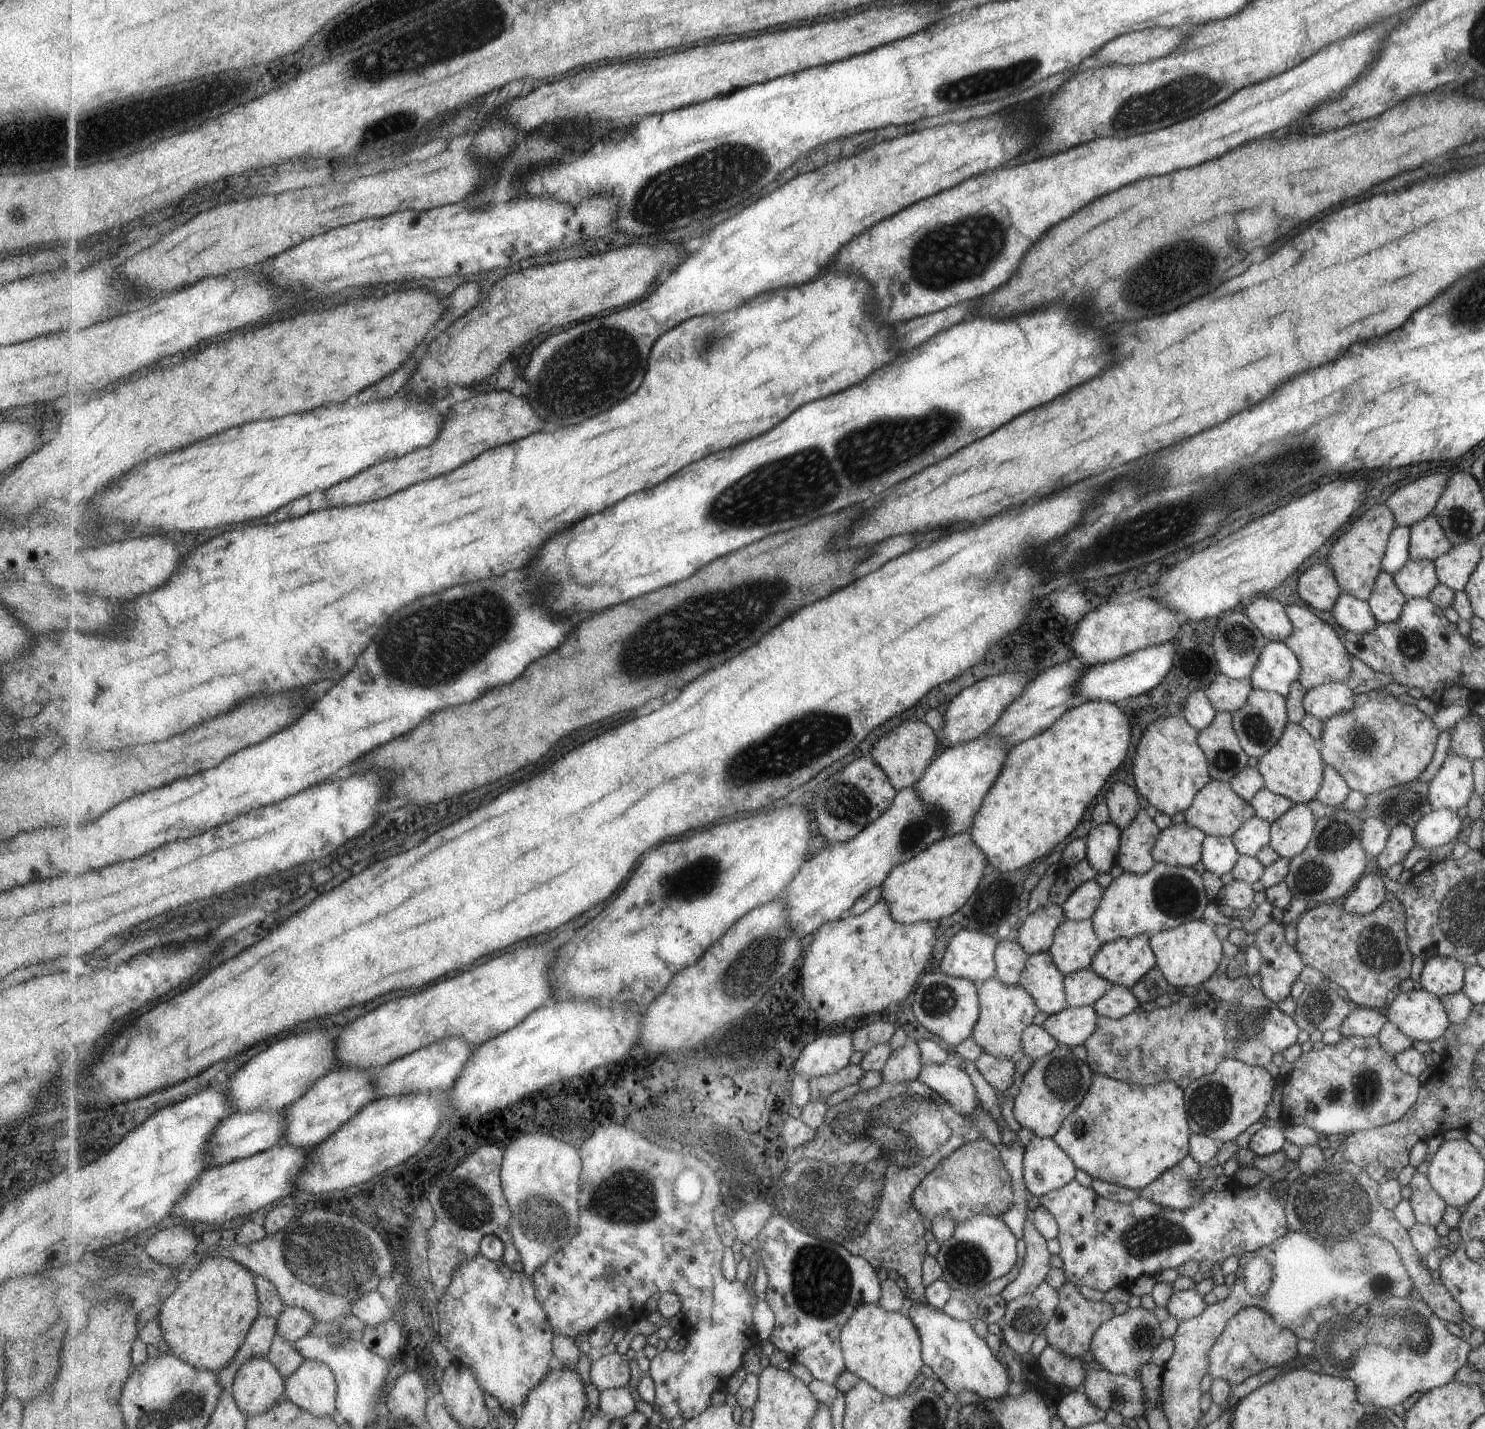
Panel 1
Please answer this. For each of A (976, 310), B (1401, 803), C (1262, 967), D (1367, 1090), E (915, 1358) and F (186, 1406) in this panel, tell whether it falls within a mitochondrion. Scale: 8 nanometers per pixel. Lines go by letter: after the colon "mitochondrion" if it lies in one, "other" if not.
A: other
B: mitochondrion
C: other
D: mitochondrion
E: other
F: mitochondrion

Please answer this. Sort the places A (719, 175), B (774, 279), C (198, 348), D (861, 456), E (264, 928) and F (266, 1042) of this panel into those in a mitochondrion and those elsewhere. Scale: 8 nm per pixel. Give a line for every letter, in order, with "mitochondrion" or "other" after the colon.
A: mitochondrion
B: other
C: other
D: mitochondrion
E: other
F: other

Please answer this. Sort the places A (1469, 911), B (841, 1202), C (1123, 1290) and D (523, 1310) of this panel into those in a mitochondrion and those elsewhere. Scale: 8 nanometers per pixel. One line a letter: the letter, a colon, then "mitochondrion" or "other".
A: mitochondrion
B: mitochondrion
C: other
D: other

